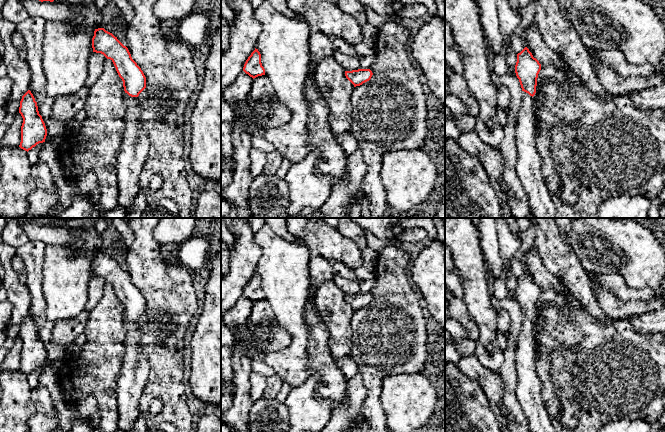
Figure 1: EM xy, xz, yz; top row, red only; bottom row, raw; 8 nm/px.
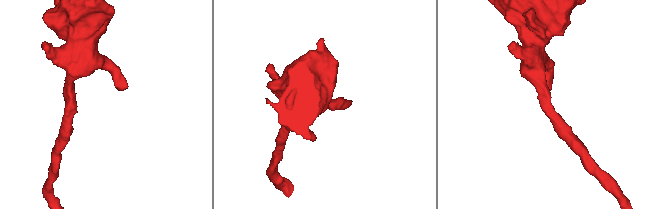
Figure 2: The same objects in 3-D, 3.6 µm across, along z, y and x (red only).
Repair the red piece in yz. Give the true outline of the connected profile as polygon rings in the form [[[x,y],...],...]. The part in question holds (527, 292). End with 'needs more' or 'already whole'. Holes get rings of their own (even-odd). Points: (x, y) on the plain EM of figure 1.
[[[527,271],[517,278],[515,297],[522,312],[522,323],[516,346],[515,392],[530,432],[555,432],[542,398],[542,384],[535,364],[536,344],[533,336],[533,320],[536,317],[540,294],[541,288]]]; needs more

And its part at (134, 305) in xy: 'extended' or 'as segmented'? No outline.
extended

